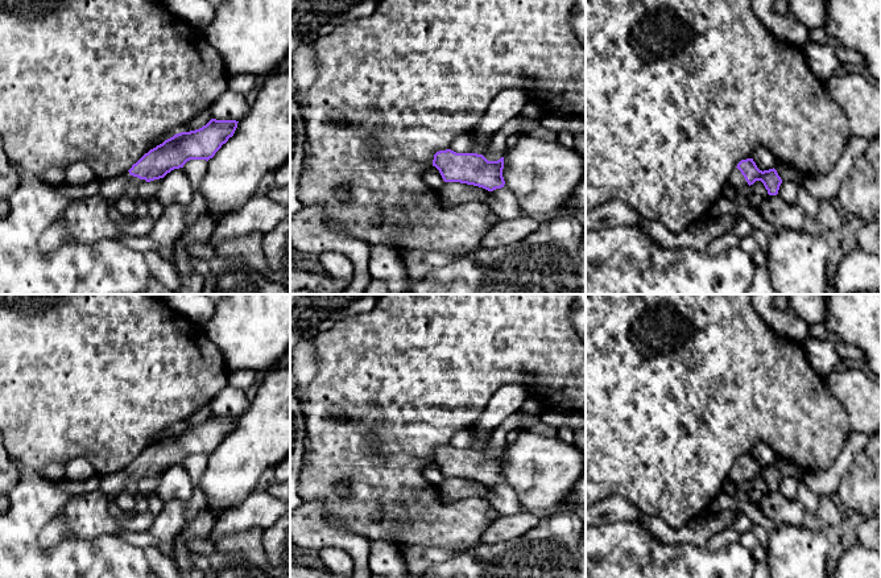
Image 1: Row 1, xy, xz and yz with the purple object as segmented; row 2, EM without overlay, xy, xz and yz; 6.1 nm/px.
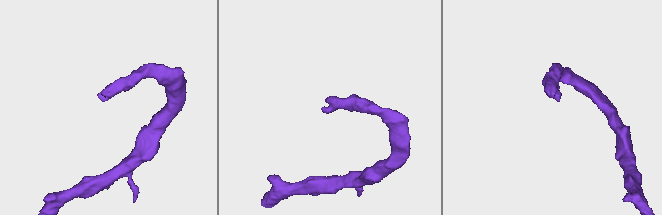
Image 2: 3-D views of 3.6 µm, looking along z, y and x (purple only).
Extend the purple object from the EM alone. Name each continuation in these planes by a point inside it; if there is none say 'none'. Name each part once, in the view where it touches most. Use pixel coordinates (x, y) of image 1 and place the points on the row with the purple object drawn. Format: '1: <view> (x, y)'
1: xy (111, 189)

